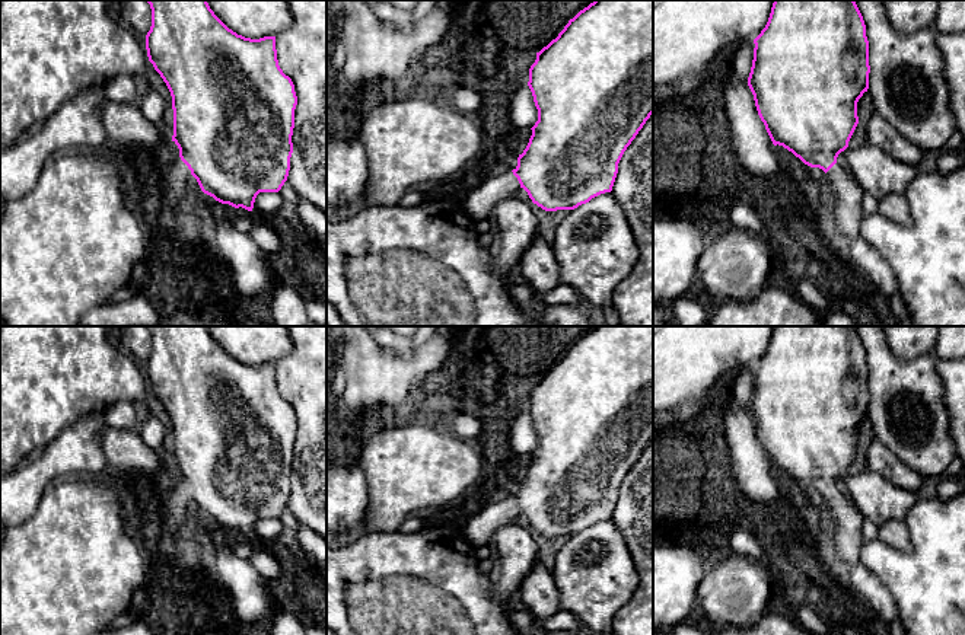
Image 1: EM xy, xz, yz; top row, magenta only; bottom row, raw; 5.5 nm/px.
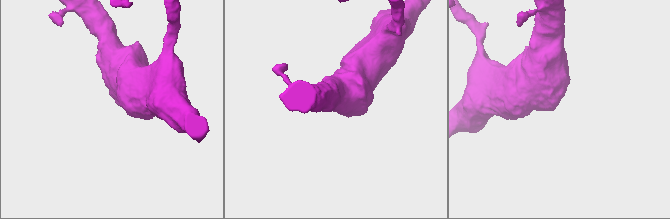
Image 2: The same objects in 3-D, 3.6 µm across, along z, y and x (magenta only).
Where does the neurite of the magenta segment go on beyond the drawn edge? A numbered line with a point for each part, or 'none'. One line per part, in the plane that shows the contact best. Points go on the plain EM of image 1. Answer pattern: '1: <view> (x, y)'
1: xy (175, 501)

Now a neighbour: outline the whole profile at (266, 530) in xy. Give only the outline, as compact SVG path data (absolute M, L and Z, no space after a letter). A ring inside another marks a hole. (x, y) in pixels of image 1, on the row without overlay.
M259 518L255 524L252 537L267 545L274 542L281 532L283 524L278 518Z

